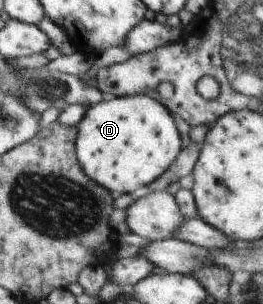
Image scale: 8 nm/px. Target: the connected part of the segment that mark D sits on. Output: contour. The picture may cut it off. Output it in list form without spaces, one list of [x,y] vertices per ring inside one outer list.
[[[145,95],[110,97],[88,107],[77,125],[76,155],[81,168],[113,195],[136,195],[160,177],[182,149],[169,109]]]

